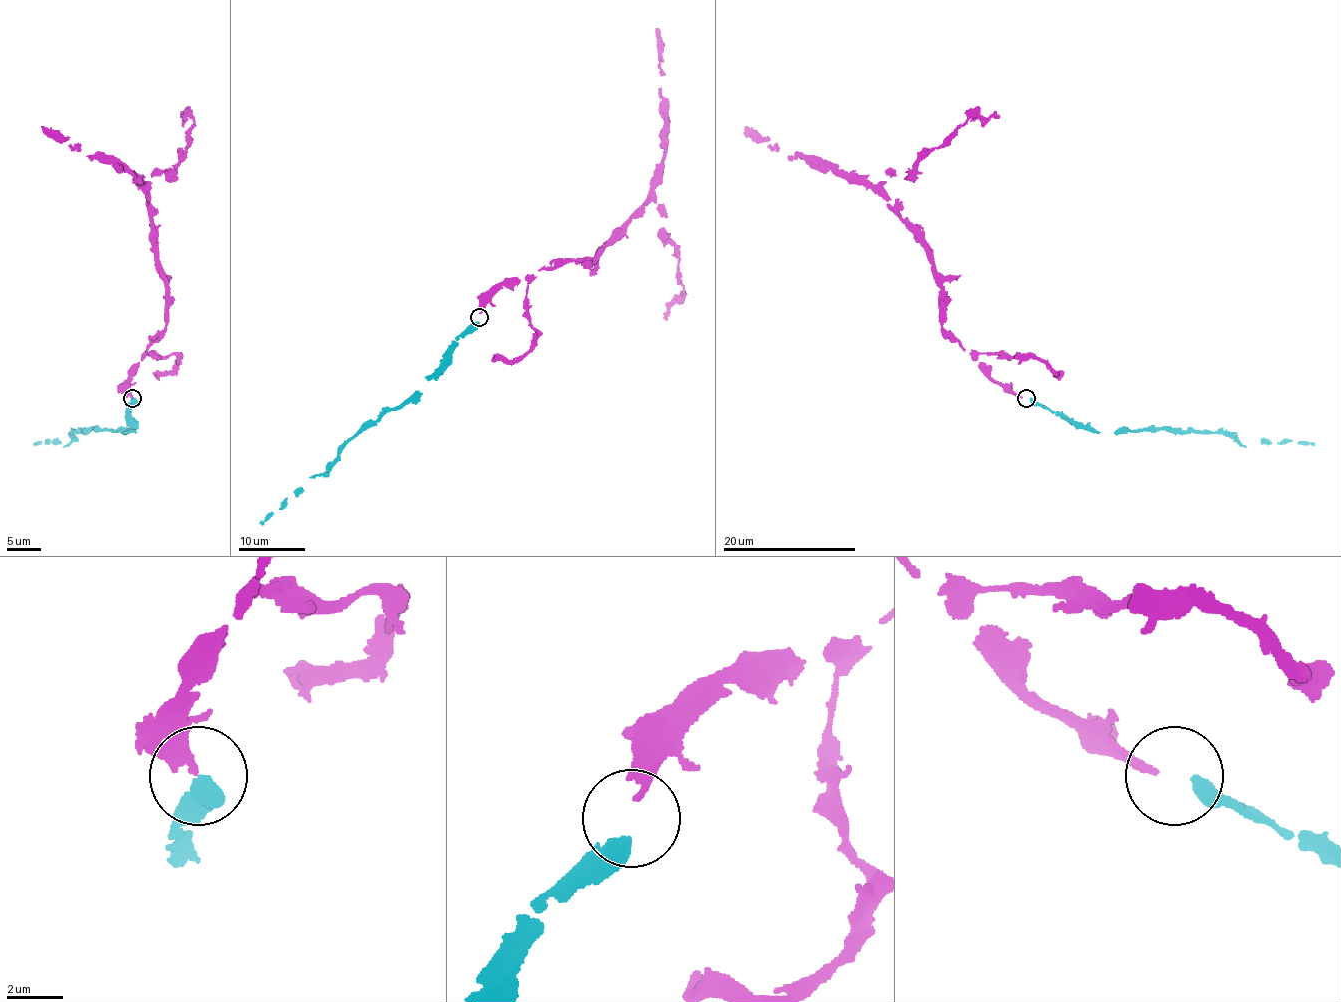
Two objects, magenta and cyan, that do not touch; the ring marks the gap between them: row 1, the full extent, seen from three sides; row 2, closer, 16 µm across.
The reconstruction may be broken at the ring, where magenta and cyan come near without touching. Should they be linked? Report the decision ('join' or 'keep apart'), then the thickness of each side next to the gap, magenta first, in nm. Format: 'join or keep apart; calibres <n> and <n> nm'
join; calibres 220 and 550 nm

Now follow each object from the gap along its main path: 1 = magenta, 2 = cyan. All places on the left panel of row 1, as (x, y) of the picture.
1: (130, 397), (132, 377), (165, 326), (165, 276), (149, 201), (128, 169), (89, 156), (42, 126)
2: (134, 397), (127, 432), (88, 429), (75, 432), (62, 447), (60, 442), (33, 444)

